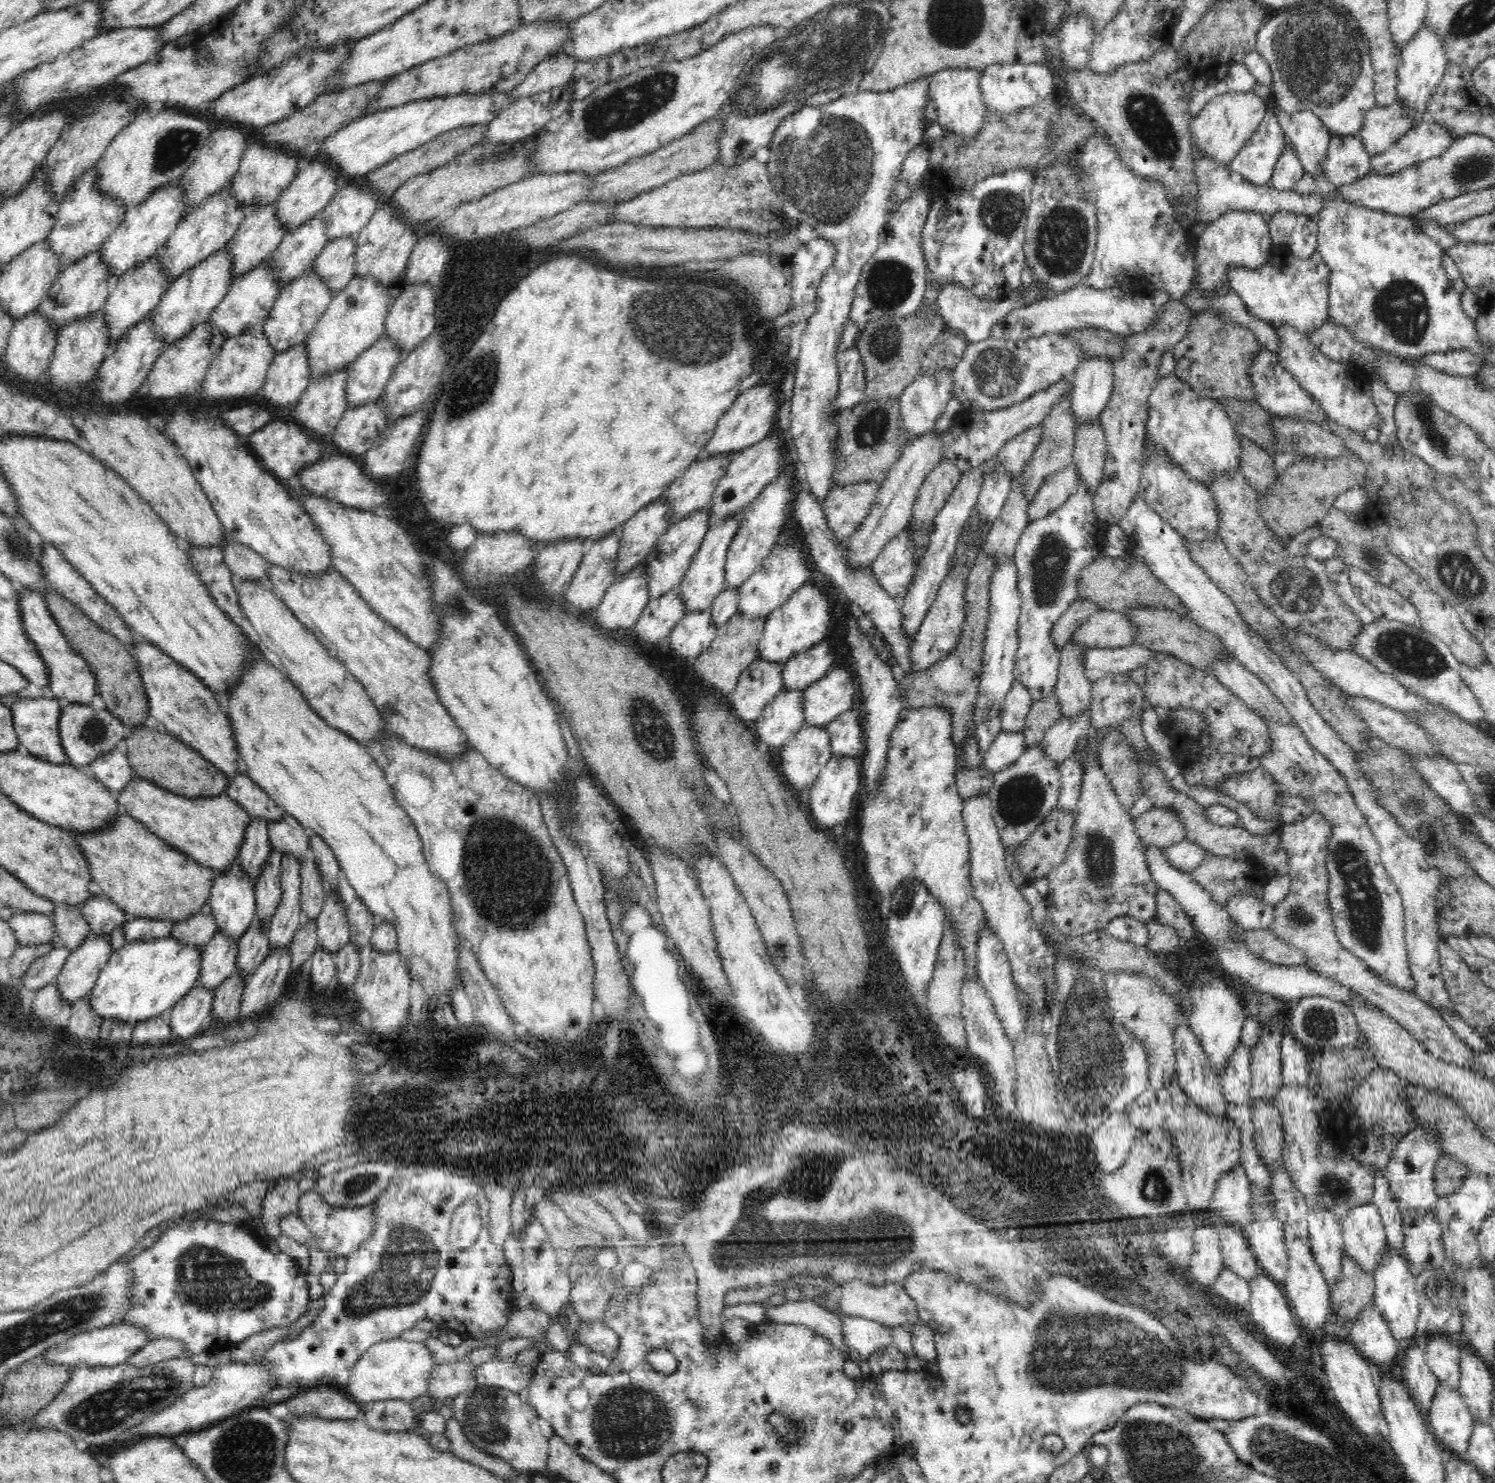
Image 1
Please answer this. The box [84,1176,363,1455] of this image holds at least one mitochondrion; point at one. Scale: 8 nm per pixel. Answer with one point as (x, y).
(208, 1278)

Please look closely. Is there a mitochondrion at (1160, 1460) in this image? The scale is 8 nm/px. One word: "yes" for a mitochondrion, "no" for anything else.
yes

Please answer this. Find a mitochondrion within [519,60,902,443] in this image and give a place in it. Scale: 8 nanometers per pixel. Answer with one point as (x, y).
(826, 170)

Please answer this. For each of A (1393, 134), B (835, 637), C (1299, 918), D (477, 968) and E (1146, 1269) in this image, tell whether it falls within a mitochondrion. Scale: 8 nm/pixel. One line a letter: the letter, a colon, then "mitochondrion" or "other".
A: other
B: other
C: mitochondrion
D: other
E: other

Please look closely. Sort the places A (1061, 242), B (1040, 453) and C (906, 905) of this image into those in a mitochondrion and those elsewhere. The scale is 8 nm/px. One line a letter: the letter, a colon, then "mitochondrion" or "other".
A: mitochondrion
B: other
C: mitochondrion

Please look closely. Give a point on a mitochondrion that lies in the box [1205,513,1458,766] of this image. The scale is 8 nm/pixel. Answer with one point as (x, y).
(1406, 651)

